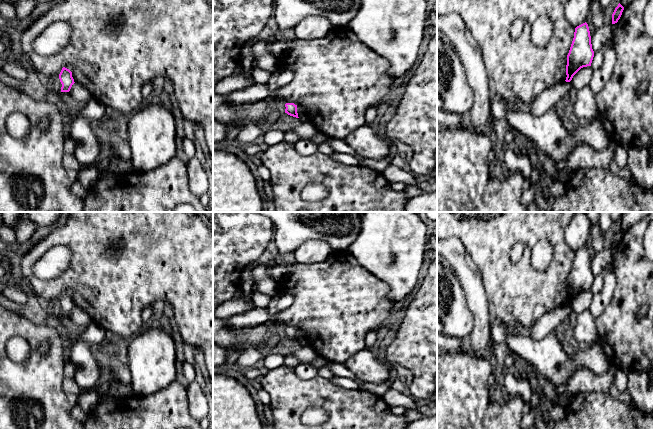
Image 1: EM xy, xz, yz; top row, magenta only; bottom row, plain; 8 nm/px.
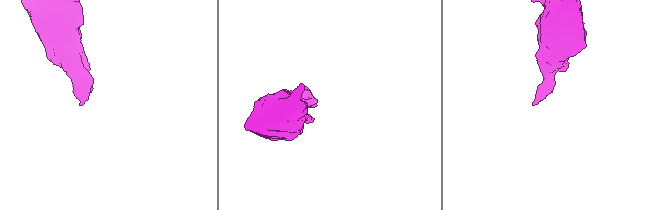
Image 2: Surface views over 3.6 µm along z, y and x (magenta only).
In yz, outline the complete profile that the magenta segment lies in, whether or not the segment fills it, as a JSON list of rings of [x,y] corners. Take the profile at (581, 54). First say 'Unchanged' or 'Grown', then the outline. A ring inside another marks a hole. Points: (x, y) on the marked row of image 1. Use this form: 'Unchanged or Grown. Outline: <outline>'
Unchanged. Outline: [[[585,22],[575,28],[574,38],[567,55],[565,81],[570,82],[581,68],[591,66],[593,57],[590,31]]]

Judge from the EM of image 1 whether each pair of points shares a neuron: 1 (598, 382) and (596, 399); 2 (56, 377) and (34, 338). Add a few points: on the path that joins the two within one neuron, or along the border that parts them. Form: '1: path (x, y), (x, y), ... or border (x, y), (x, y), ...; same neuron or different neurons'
1: border (608, 392), (578, 392), (574, 395); different neurons
2: path (46, 367), (36, 357), (34, 348); same neuron

